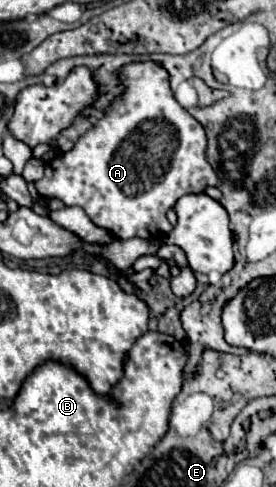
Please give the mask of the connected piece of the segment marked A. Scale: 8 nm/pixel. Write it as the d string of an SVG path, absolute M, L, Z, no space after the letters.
M127 63L119 69L119 81L125 87L123 95L119 95L109 109L103 111L103 117L75 141L71 151L57 155L45 165L45 175L35 187L41 197L57 197L67 207L81 207L97 227L107 229L119 239L161 239L173 229L167 211L175 207L179 197L191 193L199 195L205 187L217 185L217 175L205 157L205 129L175 101L169 89L169 73L159 63Z

